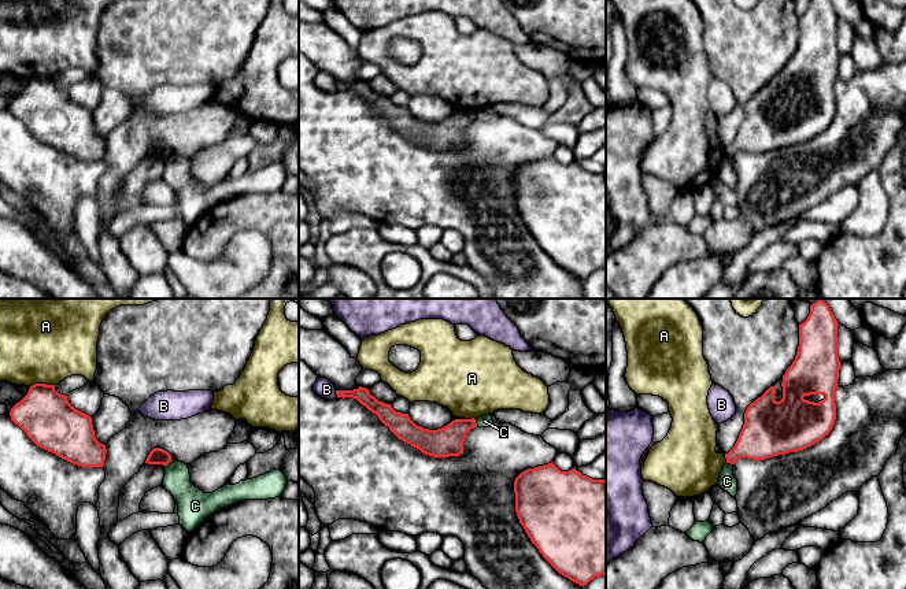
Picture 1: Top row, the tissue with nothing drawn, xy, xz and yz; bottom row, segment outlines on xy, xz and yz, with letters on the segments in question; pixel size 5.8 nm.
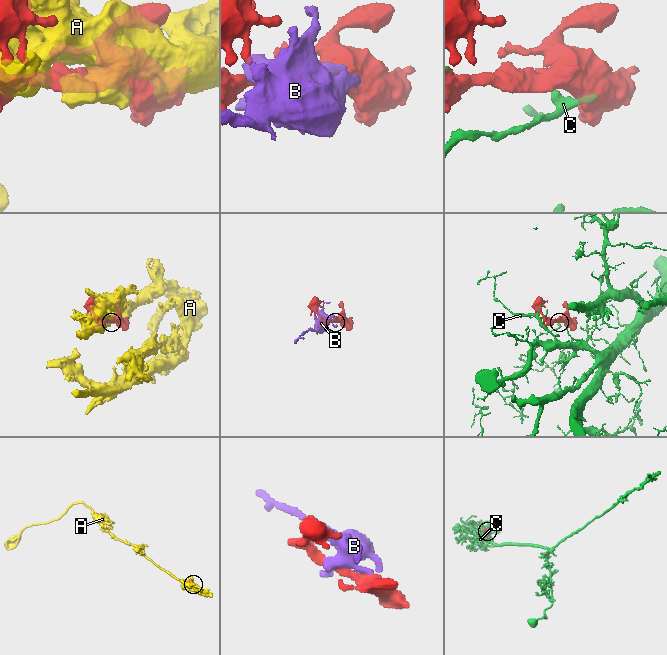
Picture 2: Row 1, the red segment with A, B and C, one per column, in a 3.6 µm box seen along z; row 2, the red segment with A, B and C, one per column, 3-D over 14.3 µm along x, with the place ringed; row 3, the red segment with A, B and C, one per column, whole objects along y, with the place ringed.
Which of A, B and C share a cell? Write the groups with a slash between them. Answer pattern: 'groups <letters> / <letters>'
groups A / B / C

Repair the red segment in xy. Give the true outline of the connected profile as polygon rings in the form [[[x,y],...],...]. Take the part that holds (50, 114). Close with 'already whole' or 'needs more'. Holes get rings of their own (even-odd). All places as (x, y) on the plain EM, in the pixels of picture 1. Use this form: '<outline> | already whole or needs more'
[[[32,78],[27,88],[11,101],[10,110],[37,140],[81,160],[104,159],[107,142],[95,130],[92,111],[75,103],[67,89],[55,84],[55,78]]] | already whole

